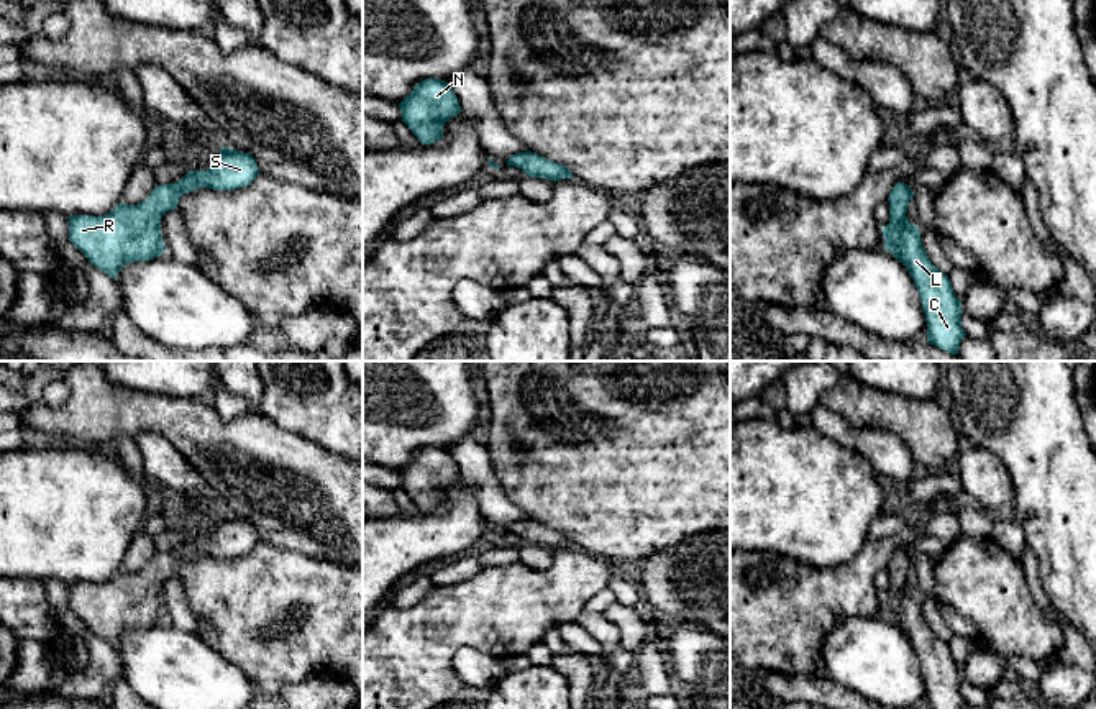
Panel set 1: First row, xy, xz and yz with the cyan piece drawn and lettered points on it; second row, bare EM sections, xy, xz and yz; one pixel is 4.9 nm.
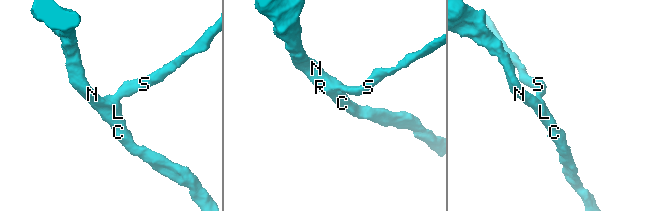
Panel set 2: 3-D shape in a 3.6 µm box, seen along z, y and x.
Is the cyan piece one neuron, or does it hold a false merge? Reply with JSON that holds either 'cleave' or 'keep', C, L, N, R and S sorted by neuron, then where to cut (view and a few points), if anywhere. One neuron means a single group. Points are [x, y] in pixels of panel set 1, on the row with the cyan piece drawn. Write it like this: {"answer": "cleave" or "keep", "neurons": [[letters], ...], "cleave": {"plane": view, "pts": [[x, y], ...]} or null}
{"answer": "cleave", "neurons": [["C", "L", "N", "R"], ["S"]], "cleave": {"plane": "yz", "pts": [[890, 202], [899, 202], [906, 209]]}}

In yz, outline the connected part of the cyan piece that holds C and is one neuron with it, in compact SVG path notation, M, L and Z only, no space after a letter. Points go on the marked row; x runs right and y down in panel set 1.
M889 204L889 223L883 226L884 248L906 266L919 290L927 322L927 341L952 354L958 354L961 340L966 336L961 328L961 302L957 299L947 274L940 272L929 259L917 225L907 217L907 208L901 204Z

